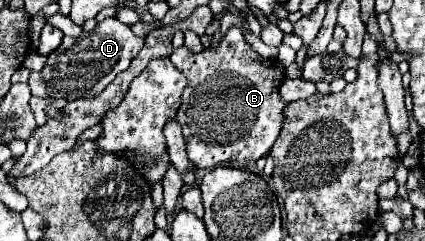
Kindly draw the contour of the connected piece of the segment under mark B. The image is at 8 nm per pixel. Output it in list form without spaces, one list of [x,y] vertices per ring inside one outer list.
[[[231,27],[217,49],[191,53],[187,47],[179,47],[173,49],[169,59],[181,73],[185,73],[189,81],[189,87],[183,91],[183,103],[175,119],[183,127],[189,159],[199,169],[209,171],[219,165],[249,169],[271,151],[285,121],[285,107],[289,105],[279,95],[279,87],[285,79],[285,67],[277,59],[263,59],[259,53],[255,53],[245,41],[239,27]]]

